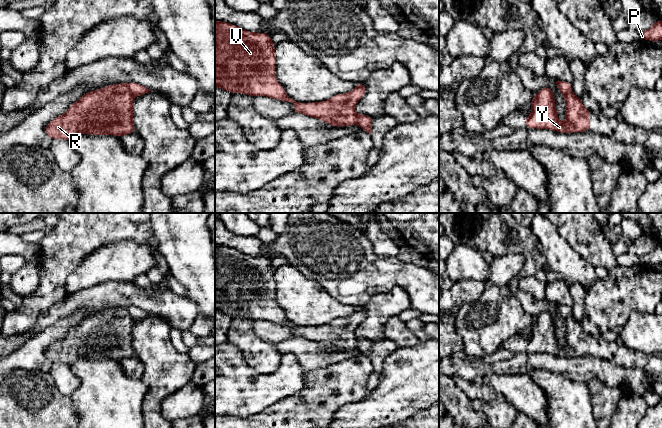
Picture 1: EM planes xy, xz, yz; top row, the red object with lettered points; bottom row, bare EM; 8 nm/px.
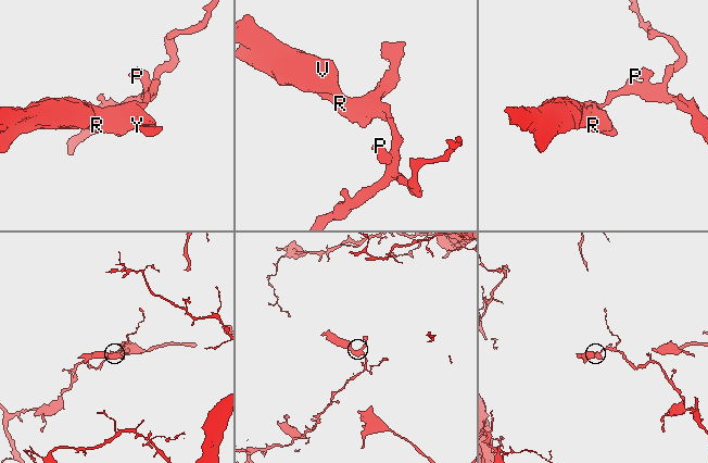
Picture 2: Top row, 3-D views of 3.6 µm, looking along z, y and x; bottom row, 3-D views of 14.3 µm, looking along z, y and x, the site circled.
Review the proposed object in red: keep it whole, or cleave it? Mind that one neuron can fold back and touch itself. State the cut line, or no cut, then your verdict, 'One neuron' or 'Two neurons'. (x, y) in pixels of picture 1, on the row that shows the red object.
Split along xy (125, 83), (134, 96). Two neurons

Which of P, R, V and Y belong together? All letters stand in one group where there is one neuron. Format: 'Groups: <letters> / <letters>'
Groups: P / R V Y

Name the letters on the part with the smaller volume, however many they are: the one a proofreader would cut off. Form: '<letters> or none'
R, V, Y

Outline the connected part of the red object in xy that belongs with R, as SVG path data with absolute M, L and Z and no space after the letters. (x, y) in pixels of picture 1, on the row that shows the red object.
M126 83L84 93L63 115L46 125L46 135L50 139L70 141L81 133L119 138L135 133L132 120L134 98Z

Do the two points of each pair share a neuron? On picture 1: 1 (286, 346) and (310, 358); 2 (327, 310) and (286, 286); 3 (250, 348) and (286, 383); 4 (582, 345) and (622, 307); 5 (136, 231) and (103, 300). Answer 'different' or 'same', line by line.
1: same
2: same
3: different
4: different
5: different

